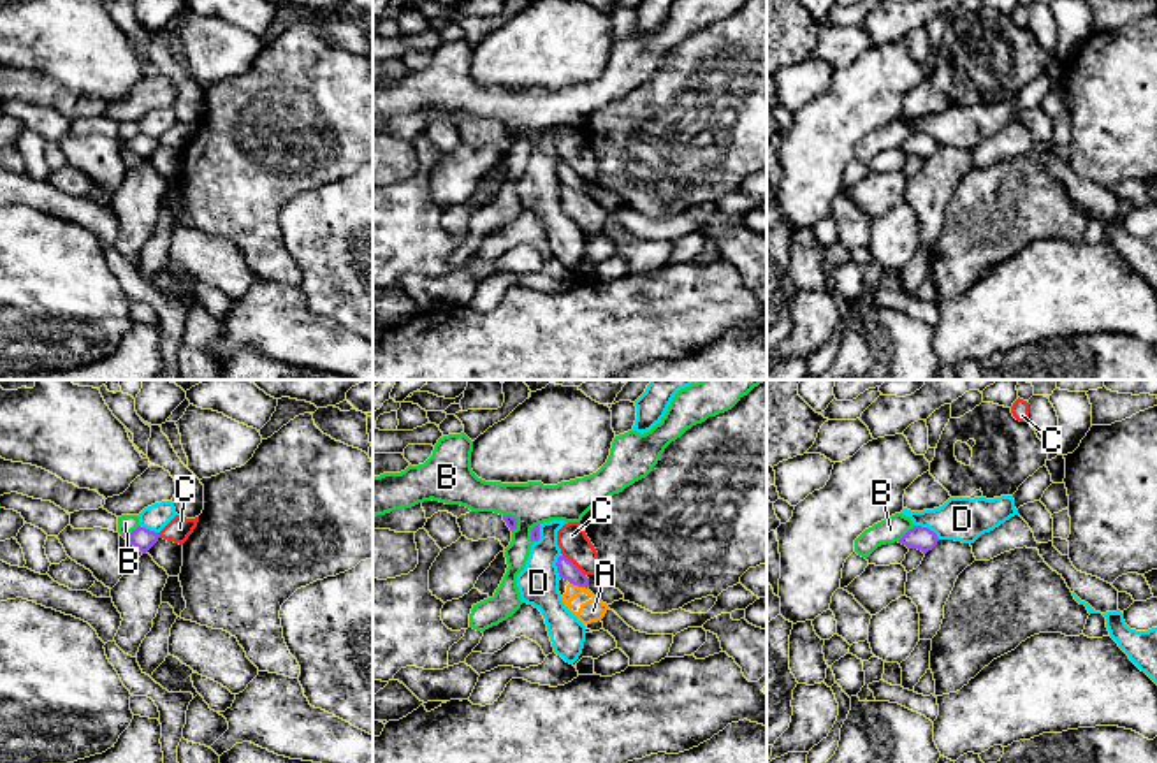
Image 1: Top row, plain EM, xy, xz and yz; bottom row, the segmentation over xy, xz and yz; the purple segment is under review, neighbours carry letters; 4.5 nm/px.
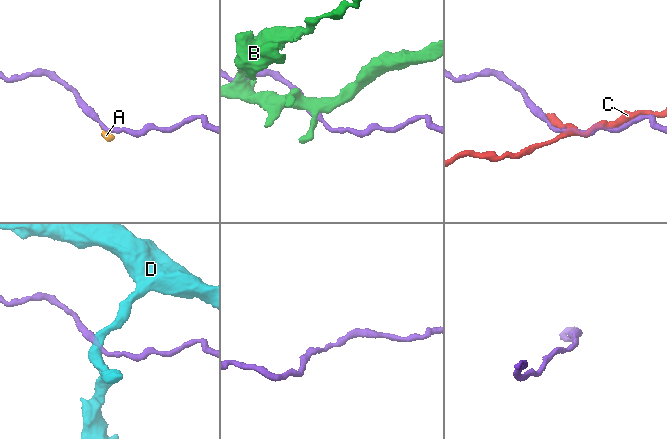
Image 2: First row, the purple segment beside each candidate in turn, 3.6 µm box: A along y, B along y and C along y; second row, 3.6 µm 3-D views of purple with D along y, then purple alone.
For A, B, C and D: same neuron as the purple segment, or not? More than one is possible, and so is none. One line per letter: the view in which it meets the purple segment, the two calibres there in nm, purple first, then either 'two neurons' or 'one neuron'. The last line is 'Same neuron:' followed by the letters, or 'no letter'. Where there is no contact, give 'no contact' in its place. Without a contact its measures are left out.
A: xz | 90/110 nm | two neurons
B: xy | 100/80 nm | two neurons
C: xz | 90/140 nm | two neurons
D: yz | 110/200 nm | two neurons
Same neuron: no letter

